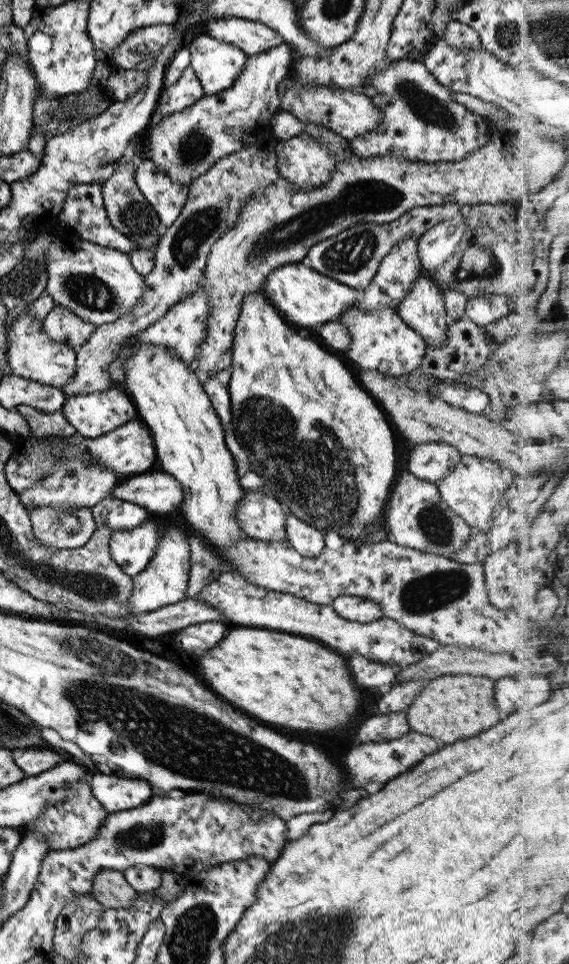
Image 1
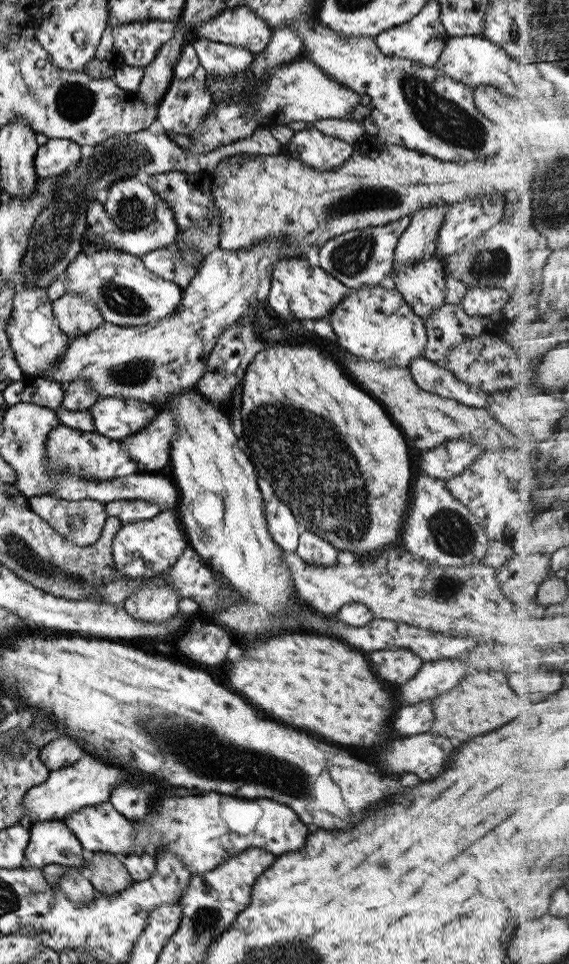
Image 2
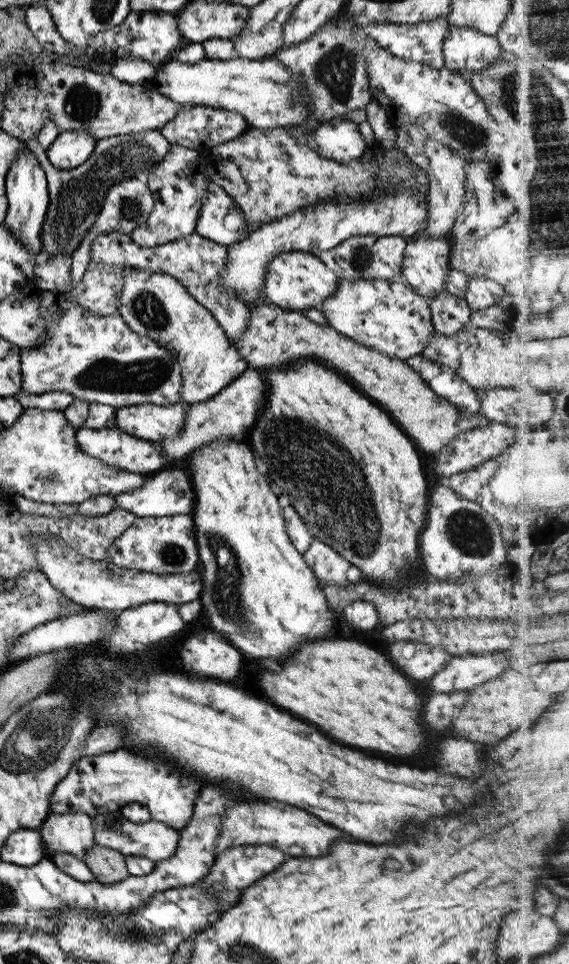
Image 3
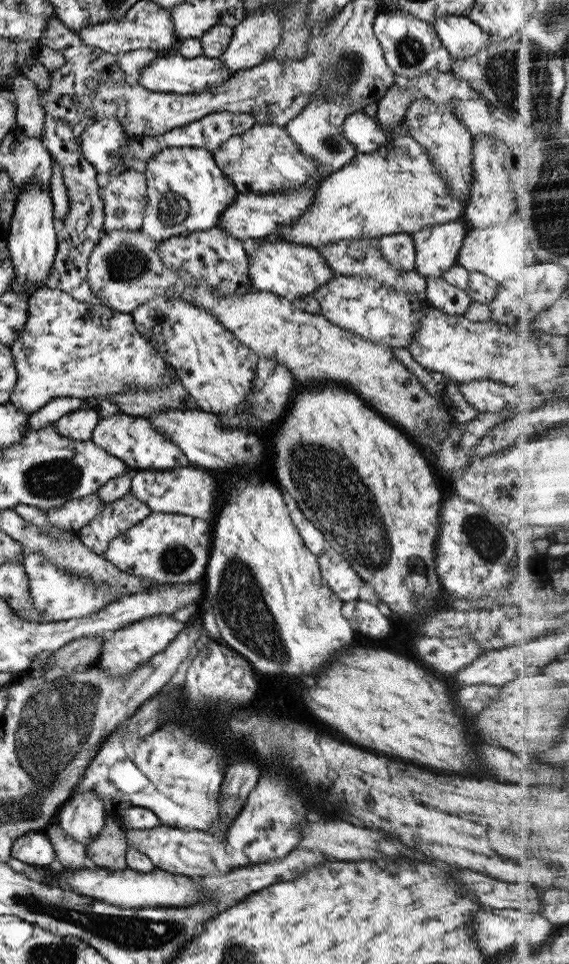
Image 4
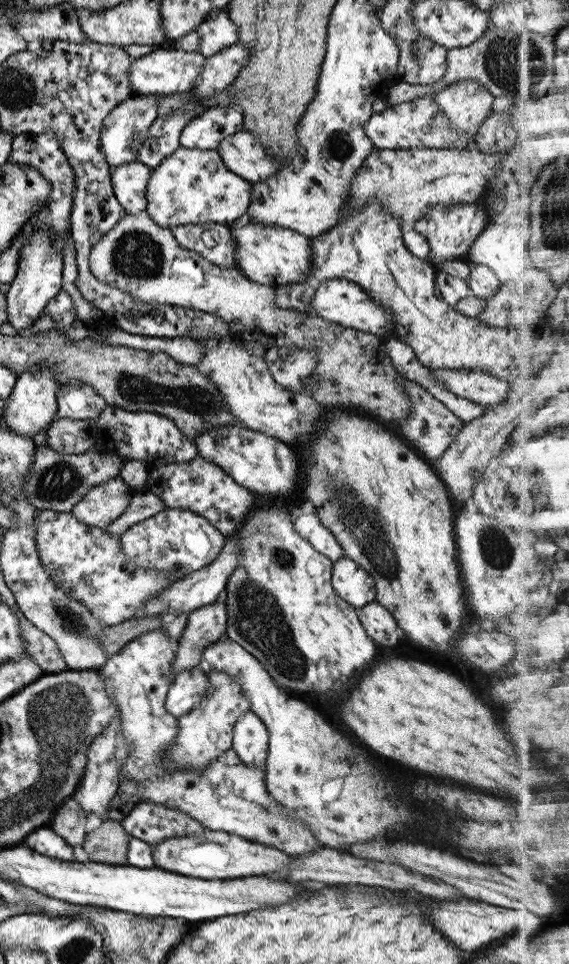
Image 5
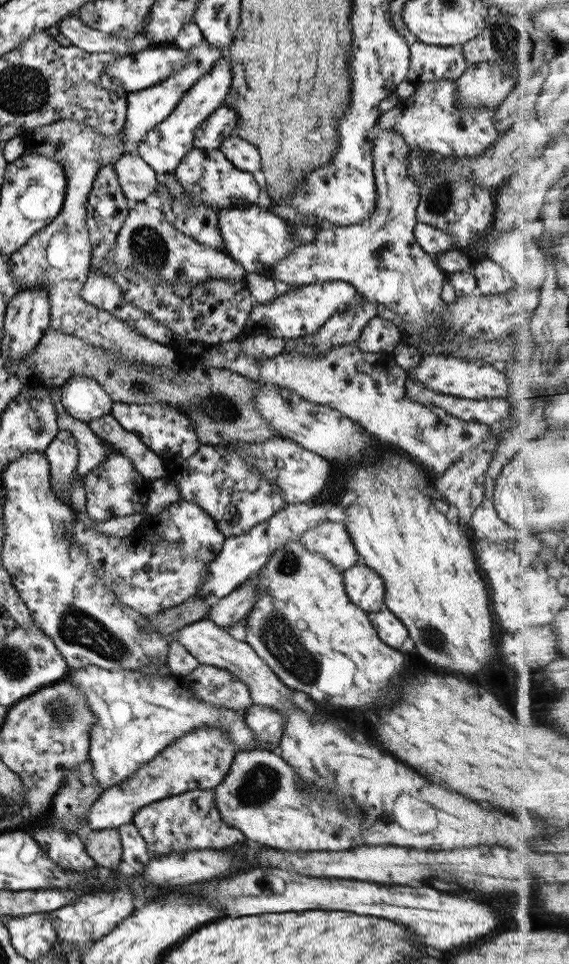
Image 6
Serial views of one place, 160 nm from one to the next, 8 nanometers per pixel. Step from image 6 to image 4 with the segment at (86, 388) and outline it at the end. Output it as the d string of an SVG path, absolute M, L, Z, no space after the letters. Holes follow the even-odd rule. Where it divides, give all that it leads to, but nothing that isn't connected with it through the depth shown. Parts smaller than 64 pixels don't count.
M58 397L49 400L39 410L32 412L27 419L26 426L31 430L37 430L54 423L58 418L81 409L95 410L98 399Z

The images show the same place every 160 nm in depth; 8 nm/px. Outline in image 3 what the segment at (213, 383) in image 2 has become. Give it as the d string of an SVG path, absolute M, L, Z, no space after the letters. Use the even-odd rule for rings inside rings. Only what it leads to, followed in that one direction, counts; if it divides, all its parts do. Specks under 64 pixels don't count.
M108 232L95 235L90 242L88 255L94 262L101 264L126 264L127 266L139 267L144 271L168 274L178 280L203 308L206 308L217 325L221 327L227 341L236 347L239 335L247 329L249 323L248 307L246 307L230 288L218 286L218 272L223 268L226 261L226 245L211 242L194 232L182 236L173 242L166 242L159 246L137 246L130 235L120 232Z

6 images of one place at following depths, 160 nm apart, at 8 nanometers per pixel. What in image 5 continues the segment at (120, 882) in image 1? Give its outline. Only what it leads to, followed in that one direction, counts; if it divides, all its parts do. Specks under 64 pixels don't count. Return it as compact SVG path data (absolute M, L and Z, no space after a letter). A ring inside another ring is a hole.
M103 821L99 828L86 834L82 847L90 862L111 866L126 865L128 835L120 822Z

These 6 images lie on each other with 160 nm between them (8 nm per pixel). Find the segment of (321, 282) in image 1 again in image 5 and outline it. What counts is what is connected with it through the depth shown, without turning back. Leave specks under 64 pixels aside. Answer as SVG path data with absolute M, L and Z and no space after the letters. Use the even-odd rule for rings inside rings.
M248 222L245 225L237 228L231 229L229 225L229 230L232 232L232 237L235 239L235 248L236 248L236 268L249 280L256 282L261 285L271 285L272 287L284 286L293 283L301 283L306 280L306 276L308 276L308 270L310 269L310 261L312 258L312 249L310 246L311 239L295 232L294 230L289 230L287 228L279 228L278 226L261 226L260 224L255 224L254 222Z

